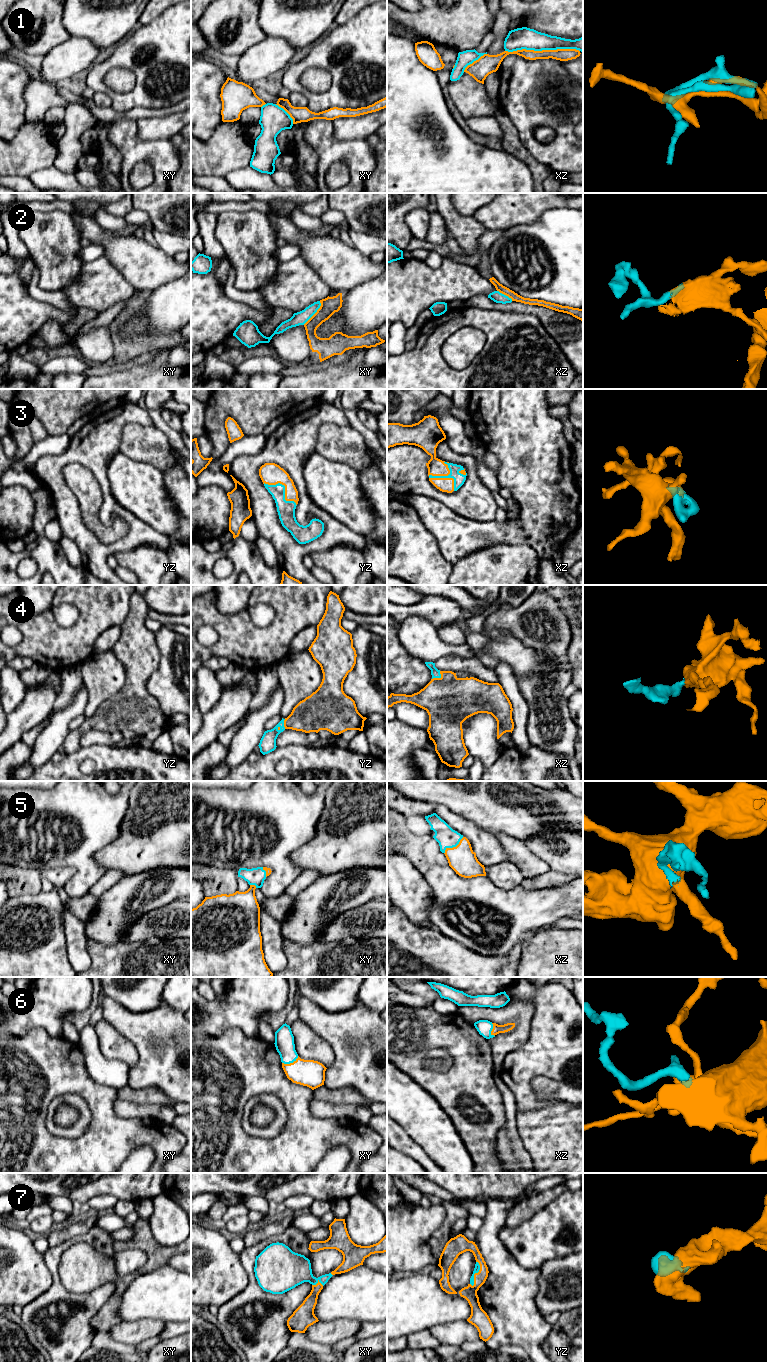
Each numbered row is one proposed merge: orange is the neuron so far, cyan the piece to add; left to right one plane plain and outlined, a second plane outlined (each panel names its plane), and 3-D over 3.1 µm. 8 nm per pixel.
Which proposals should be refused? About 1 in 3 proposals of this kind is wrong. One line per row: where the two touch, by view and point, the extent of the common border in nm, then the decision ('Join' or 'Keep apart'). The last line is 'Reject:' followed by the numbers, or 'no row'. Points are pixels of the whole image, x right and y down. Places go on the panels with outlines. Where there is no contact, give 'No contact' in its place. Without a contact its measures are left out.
1: Touches orange at xz (542, 50). Shared border 600 nm. Keep apart
2: Touches orange at xy (315, 313). Shared border 240 nm. Join
3: Touches orange at xz (448, 478). Shared border 260 nm. Join
4: Touches orange at xz (438, 678). Shared border 100 nm. Join
5: Touches orange at xz (453, 847). Shared border 200 nm. Join
6: Touches orange at xy (290, 1063). Shared border 150 nm. Join
7: Touches orange at yz (475, 1273). Shared border 220 nm. Join
Reject: 1

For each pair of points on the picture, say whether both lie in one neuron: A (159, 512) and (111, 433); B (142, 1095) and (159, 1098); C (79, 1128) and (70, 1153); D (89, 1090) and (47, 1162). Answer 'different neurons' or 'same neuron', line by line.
A: different neurons
B: same neuron
C: different neurons
D: same neuron

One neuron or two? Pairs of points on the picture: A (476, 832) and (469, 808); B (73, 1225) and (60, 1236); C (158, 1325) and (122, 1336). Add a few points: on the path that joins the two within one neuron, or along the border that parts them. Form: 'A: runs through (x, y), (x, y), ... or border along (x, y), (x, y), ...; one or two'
A: border along (452, 811), (474, 822), (493, 835); two
B: runs through (70, 1228), (63, 1234); one
C: runs through (149, 1328), (131, 1333); one

